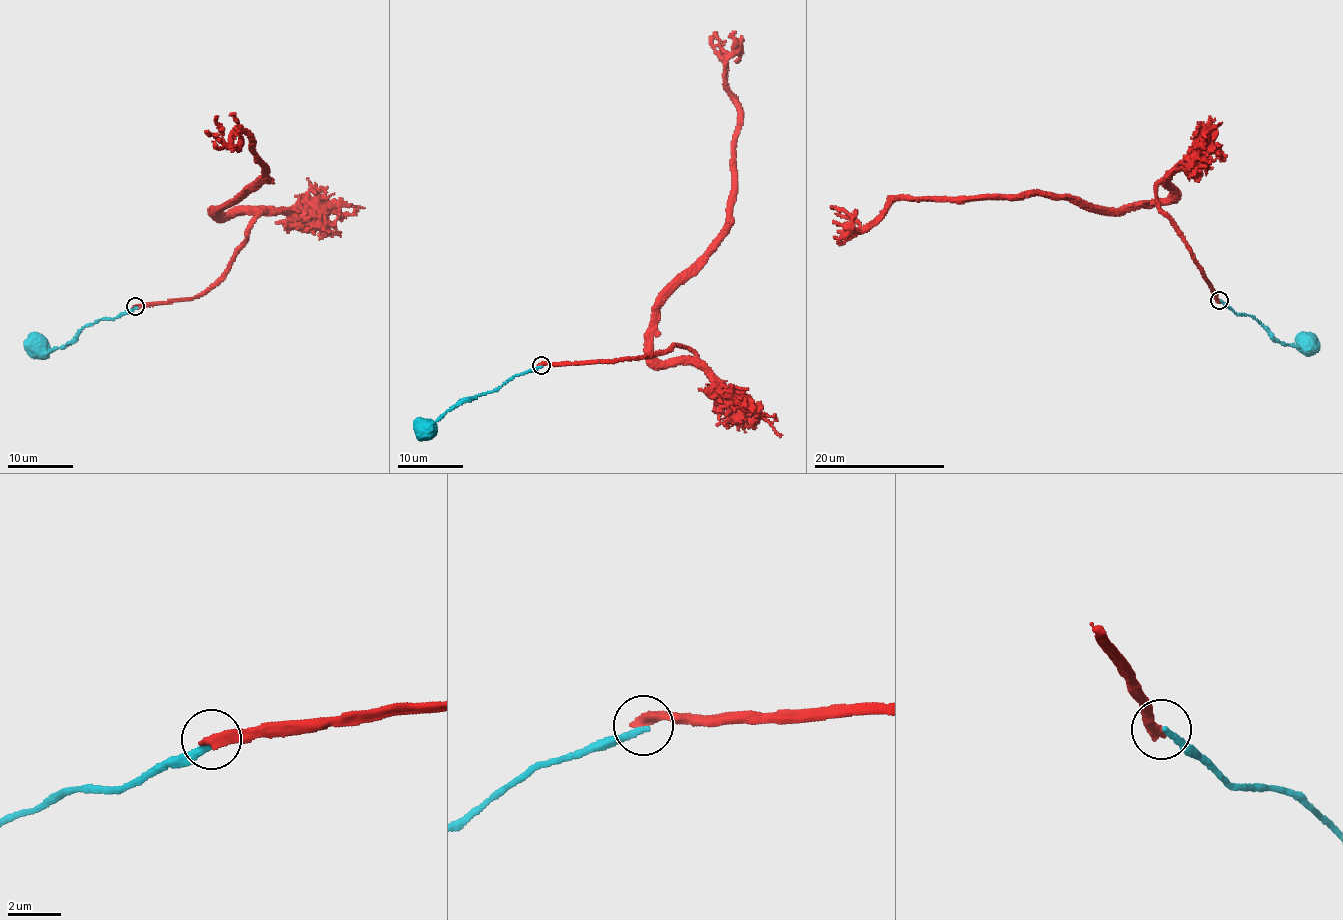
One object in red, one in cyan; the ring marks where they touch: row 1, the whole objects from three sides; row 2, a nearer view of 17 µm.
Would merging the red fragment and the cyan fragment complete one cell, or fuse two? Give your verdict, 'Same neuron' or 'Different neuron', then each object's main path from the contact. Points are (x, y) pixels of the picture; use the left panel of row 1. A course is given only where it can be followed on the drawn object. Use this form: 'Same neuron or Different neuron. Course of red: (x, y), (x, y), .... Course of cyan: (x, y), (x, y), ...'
Different neuron. Course of red: (135, 306), (206, 293), (262, 211), (211, 206), (266, 178), (242, 131), (230, 146), (230, 113). Course of cyan: (135, 306), (114, 317), (84, 326), (65, 344), (48, 352), (43, 353), (29, 342)

